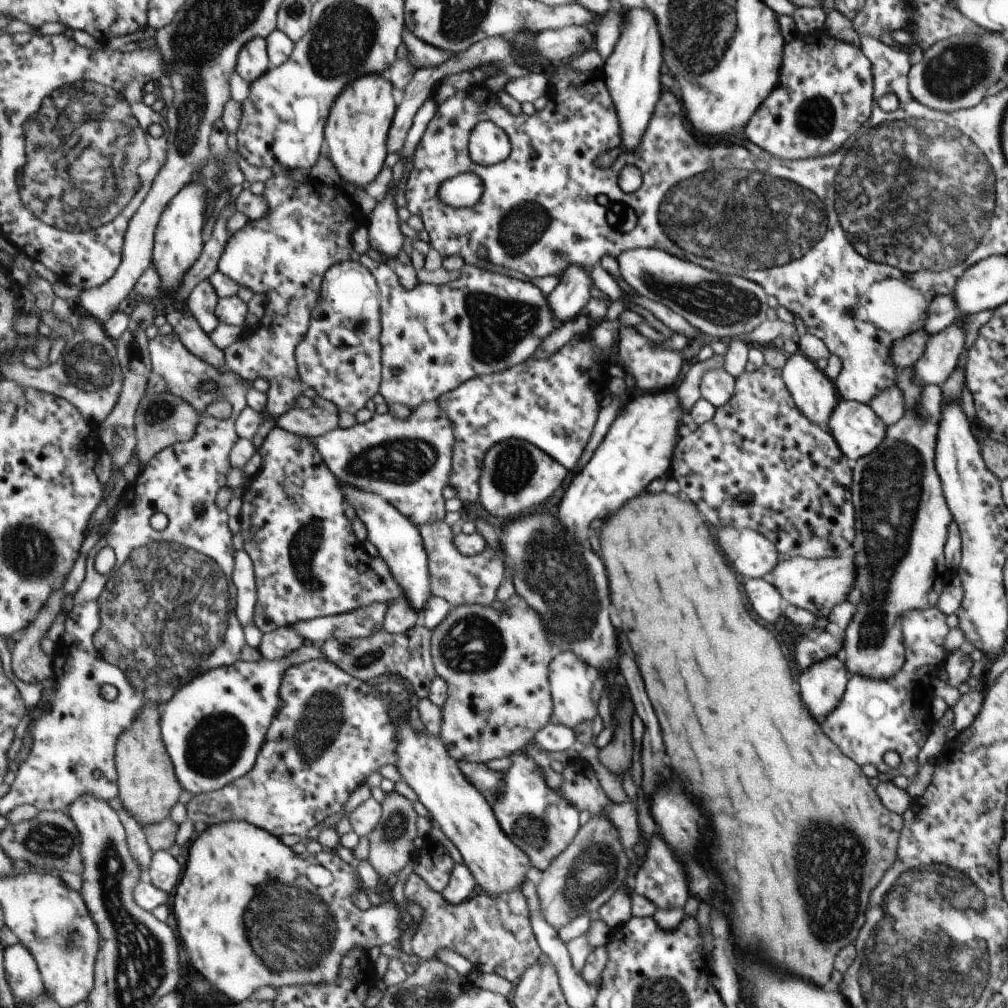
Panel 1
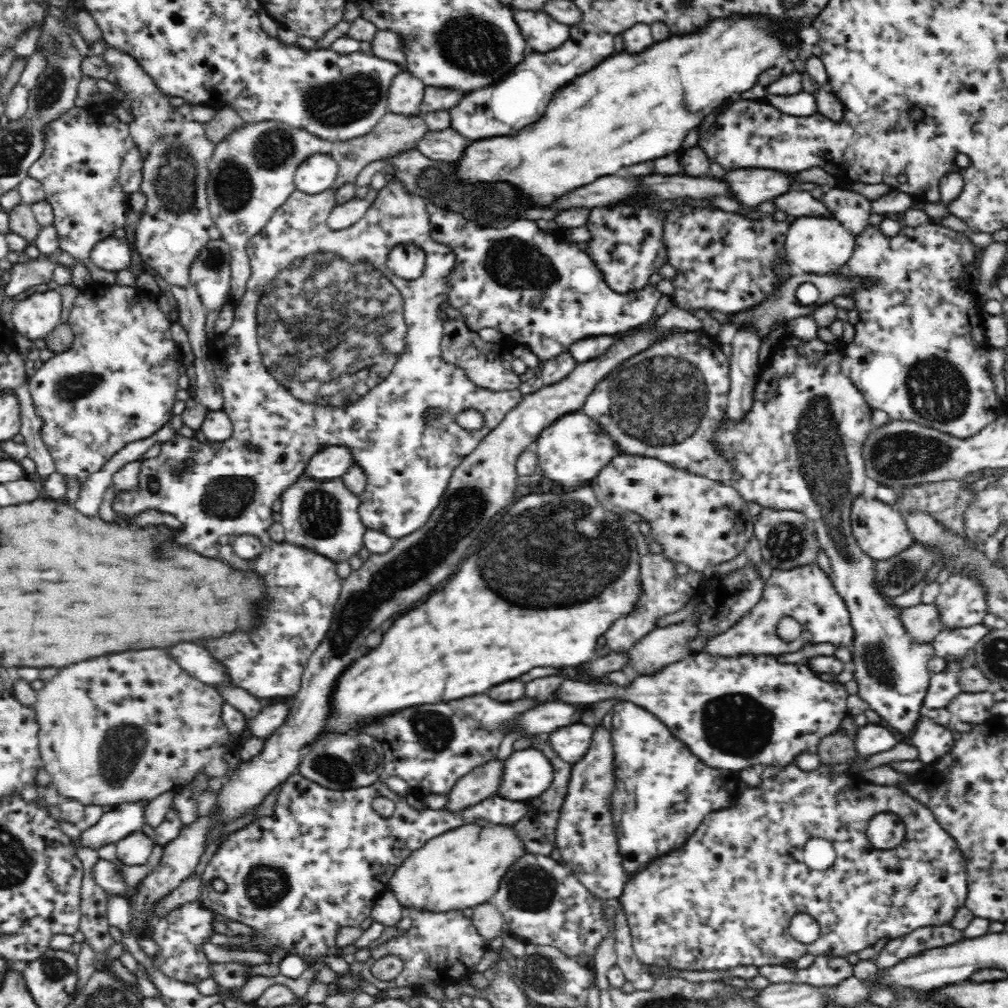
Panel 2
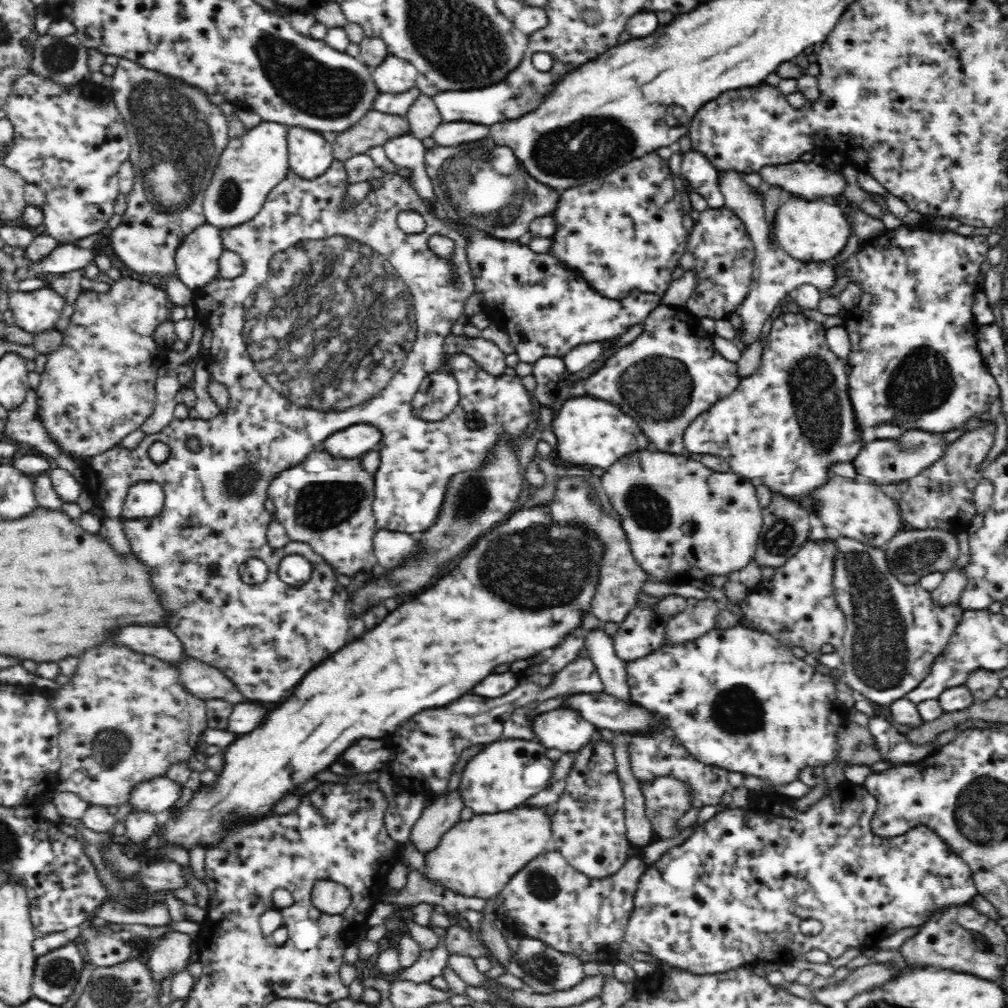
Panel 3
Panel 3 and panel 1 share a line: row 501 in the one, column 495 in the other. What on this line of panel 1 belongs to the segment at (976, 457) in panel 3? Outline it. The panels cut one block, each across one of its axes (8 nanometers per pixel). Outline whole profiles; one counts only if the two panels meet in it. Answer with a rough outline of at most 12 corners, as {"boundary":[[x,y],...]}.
{"boundary":[[413,872],[410,946],[516,985],[542,954],[522,890],[453,905]]}

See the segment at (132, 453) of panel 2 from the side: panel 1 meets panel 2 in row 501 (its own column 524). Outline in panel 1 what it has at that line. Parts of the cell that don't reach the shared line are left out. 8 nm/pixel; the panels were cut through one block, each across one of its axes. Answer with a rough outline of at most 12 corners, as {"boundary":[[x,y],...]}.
{"boundary":[[542,72],[511,78],[503,92],[522,102],[547,95]]}

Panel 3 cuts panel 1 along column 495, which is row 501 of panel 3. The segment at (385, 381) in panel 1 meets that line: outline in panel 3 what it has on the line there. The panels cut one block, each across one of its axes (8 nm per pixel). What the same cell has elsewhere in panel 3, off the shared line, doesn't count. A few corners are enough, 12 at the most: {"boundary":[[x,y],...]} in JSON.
{"boundary":[[318,447],[273,516],[338,575],[378,562],[374,477]]}

